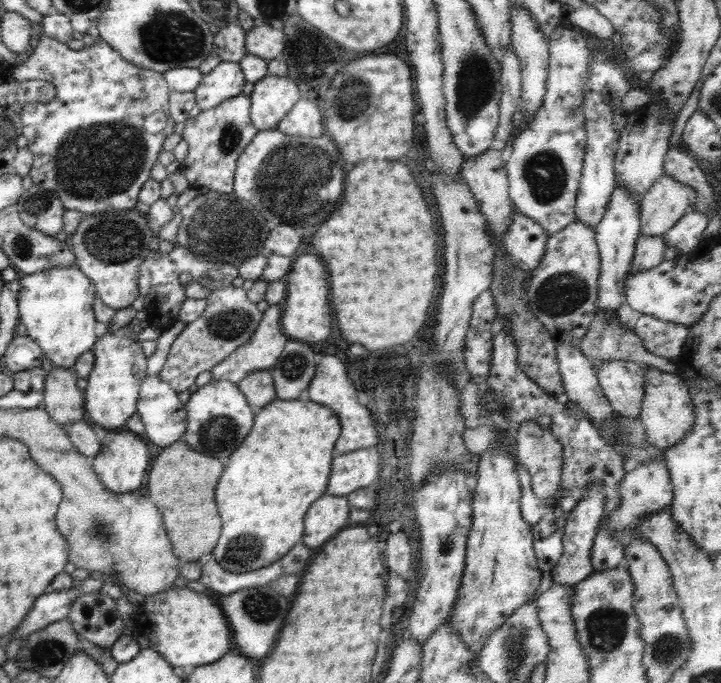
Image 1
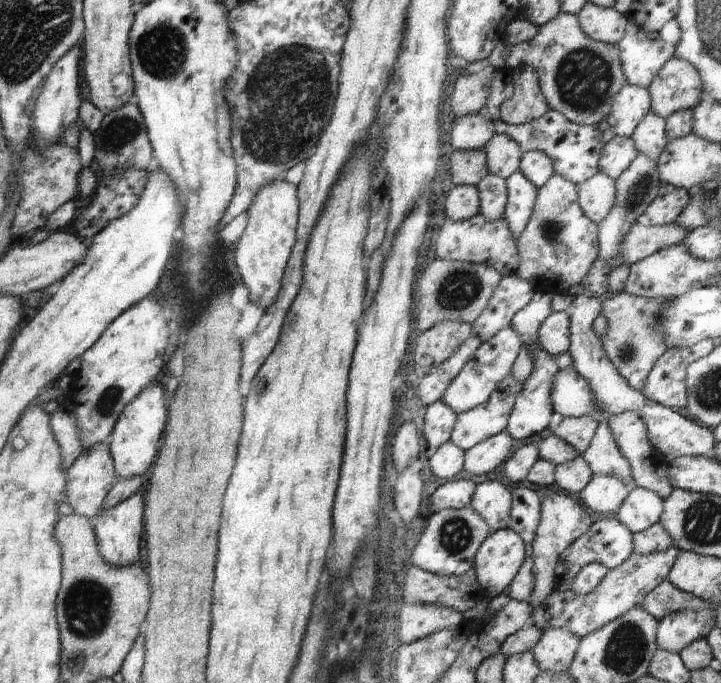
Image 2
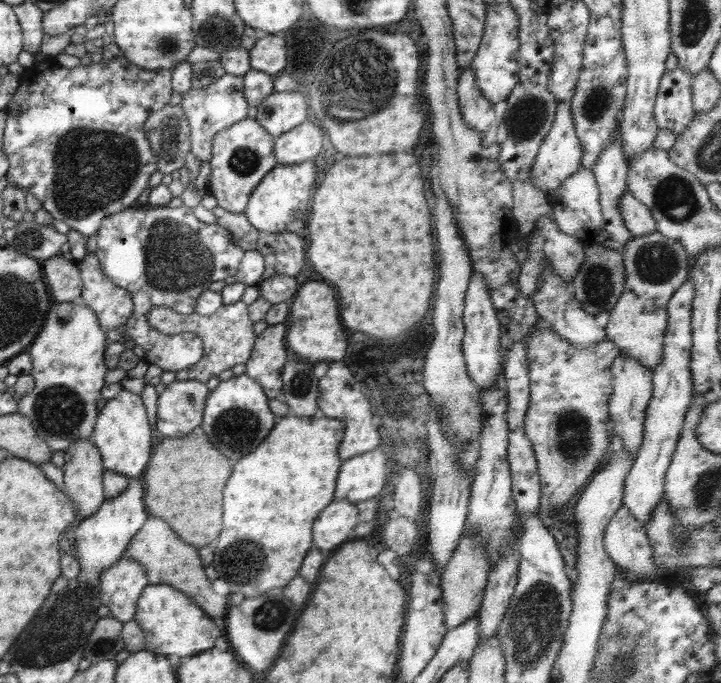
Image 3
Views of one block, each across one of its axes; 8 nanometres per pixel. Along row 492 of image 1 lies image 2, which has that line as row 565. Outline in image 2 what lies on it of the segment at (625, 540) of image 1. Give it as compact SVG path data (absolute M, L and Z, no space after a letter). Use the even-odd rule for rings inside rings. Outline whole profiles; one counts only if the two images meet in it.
M675 544L661 553L641 555L633 552L626 562L616 568L608 569L602 582L585 595L578 595L574 589L555 588L539 605L534 606L532 625L541 631L564 629L579 639L584 638L610 621L625 615L629 610L642 607L647 594L667 579L680 552Z

